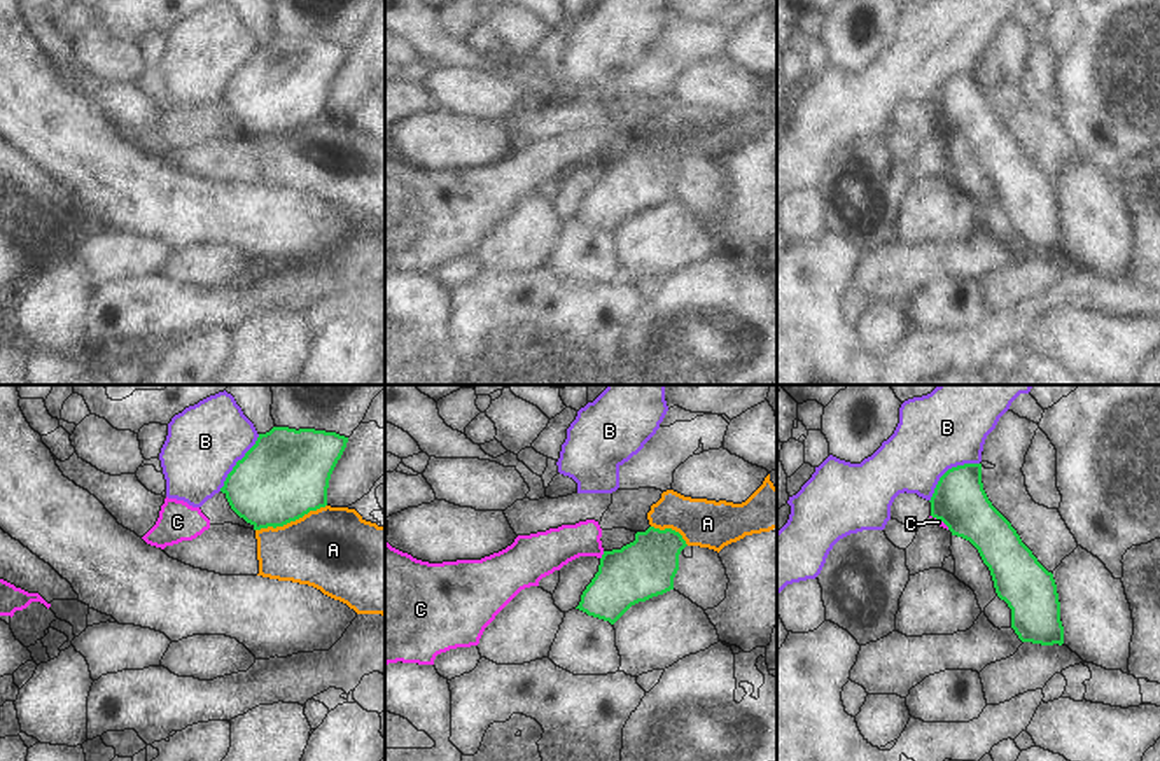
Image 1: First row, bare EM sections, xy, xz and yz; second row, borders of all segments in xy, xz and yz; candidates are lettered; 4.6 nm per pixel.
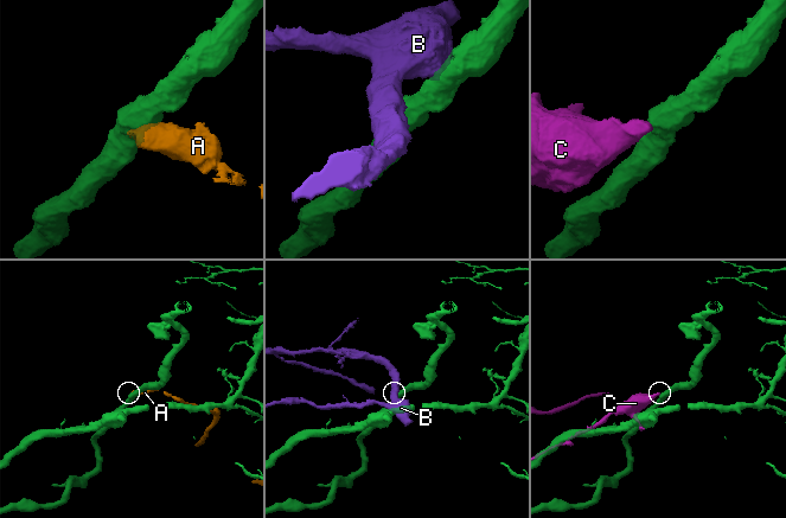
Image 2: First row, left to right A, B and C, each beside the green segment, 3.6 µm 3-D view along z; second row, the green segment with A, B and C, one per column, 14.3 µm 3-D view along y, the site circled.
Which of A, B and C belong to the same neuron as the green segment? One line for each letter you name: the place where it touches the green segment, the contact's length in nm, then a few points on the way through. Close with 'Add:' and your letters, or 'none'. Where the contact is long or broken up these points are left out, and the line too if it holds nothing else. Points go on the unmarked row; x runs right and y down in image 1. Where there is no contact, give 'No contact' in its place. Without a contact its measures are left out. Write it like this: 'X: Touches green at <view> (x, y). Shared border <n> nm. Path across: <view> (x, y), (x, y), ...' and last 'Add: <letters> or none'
Add: none.

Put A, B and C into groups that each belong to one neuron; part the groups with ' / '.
A / B / C

